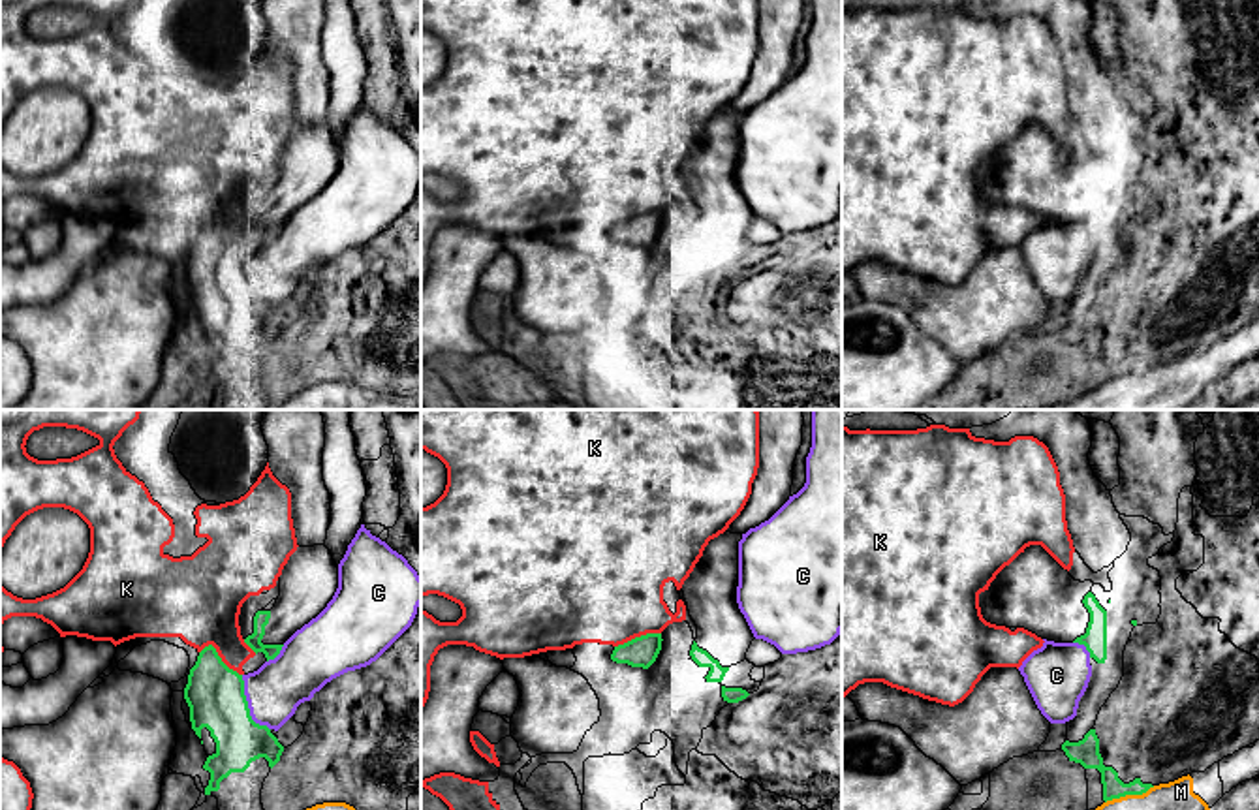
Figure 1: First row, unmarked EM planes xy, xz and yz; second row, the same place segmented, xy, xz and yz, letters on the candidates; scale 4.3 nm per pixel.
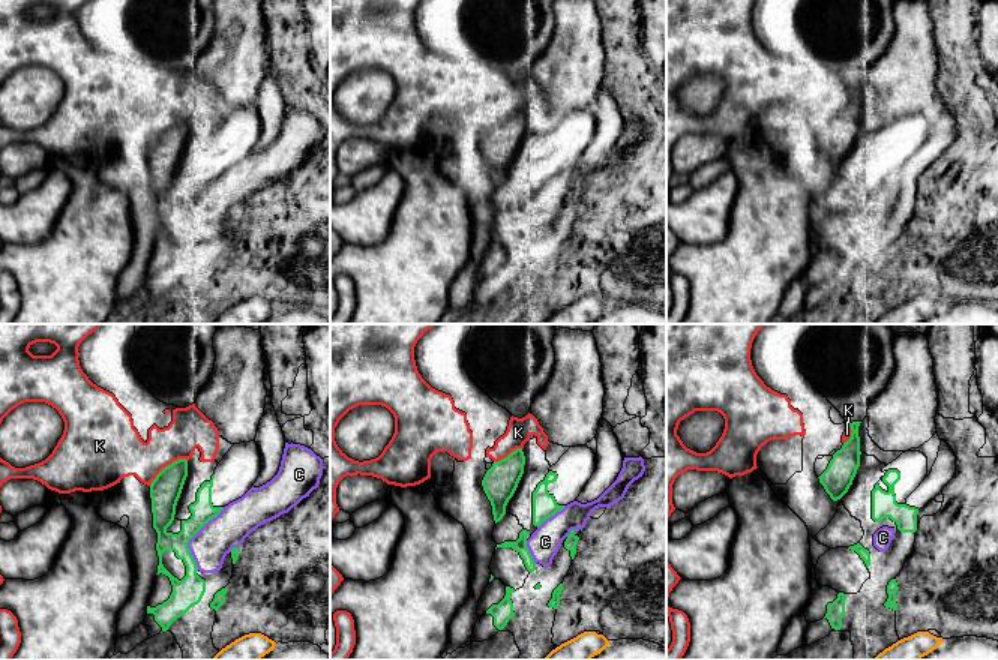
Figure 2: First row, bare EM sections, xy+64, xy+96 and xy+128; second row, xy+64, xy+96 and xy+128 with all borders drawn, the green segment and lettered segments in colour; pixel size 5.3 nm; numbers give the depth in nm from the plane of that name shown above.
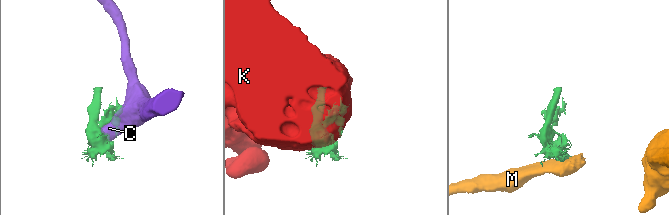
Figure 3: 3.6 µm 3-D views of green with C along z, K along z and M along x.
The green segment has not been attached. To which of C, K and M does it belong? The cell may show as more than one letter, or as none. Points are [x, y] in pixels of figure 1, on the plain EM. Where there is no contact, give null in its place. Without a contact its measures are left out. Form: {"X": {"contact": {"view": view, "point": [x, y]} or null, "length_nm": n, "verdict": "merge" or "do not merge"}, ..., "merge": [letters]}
{"C": {"contact": {"view": "xy", "point": [247, 284]}, "length_nm": 260, "verdict": "do not merge"}, "K": {"contact": {"view": "xy", "point": [218, 235]}, "length_nm": 220, "verdict": "do not merge"}, "M": {"contact": {"view": "yz", "point": [1130, 373]}, "length_nm": 220, "verdict": "do not merge"}, "merge": []}

